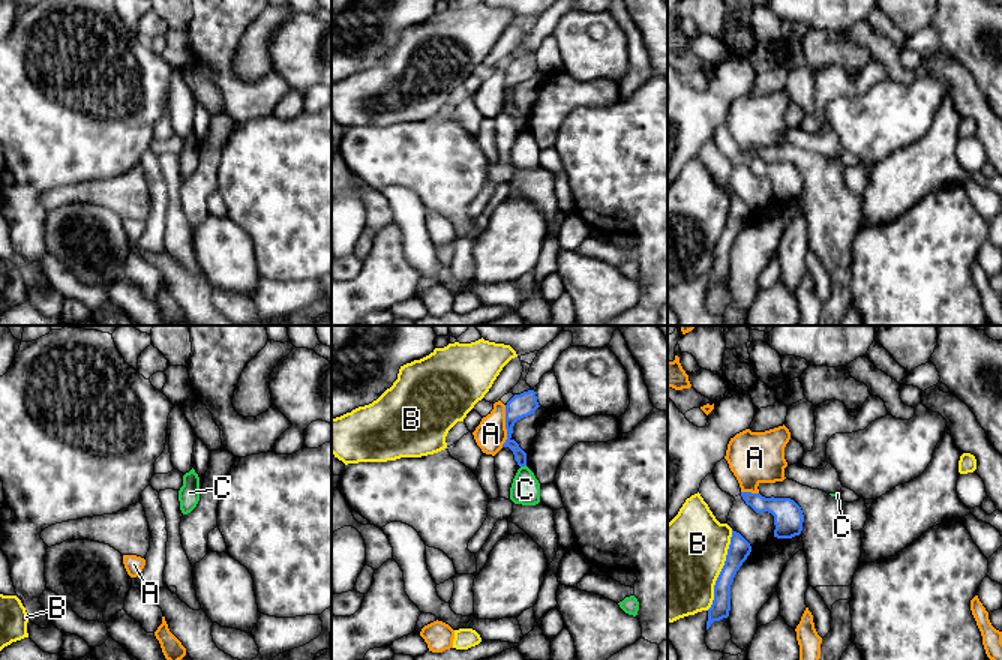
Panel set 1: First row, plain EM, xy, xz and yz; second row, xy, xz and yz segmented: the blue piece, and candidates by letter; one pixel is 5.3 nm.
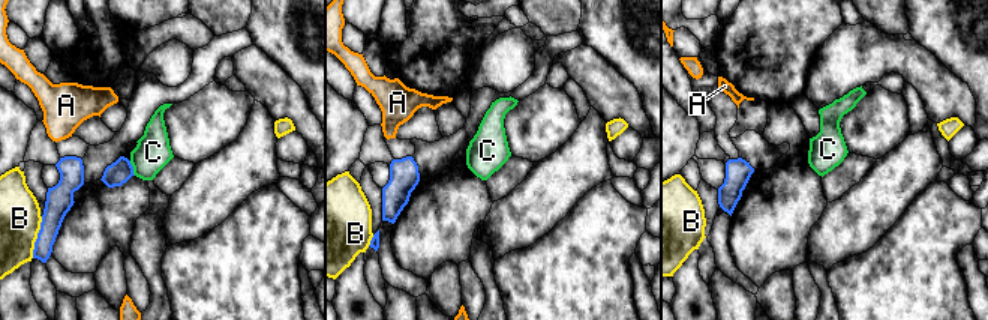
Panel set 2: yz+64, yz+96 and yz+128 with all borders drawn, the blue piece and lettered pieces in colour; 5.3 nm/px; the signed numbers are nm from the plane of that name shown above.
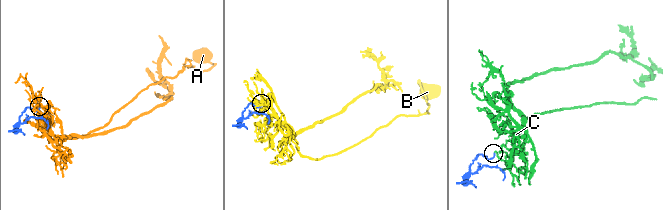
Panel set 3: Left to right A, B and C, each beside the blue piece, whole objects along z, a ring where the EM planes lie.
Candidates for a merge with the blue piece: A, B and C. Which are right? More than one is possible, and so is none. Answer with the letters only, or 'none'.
none

